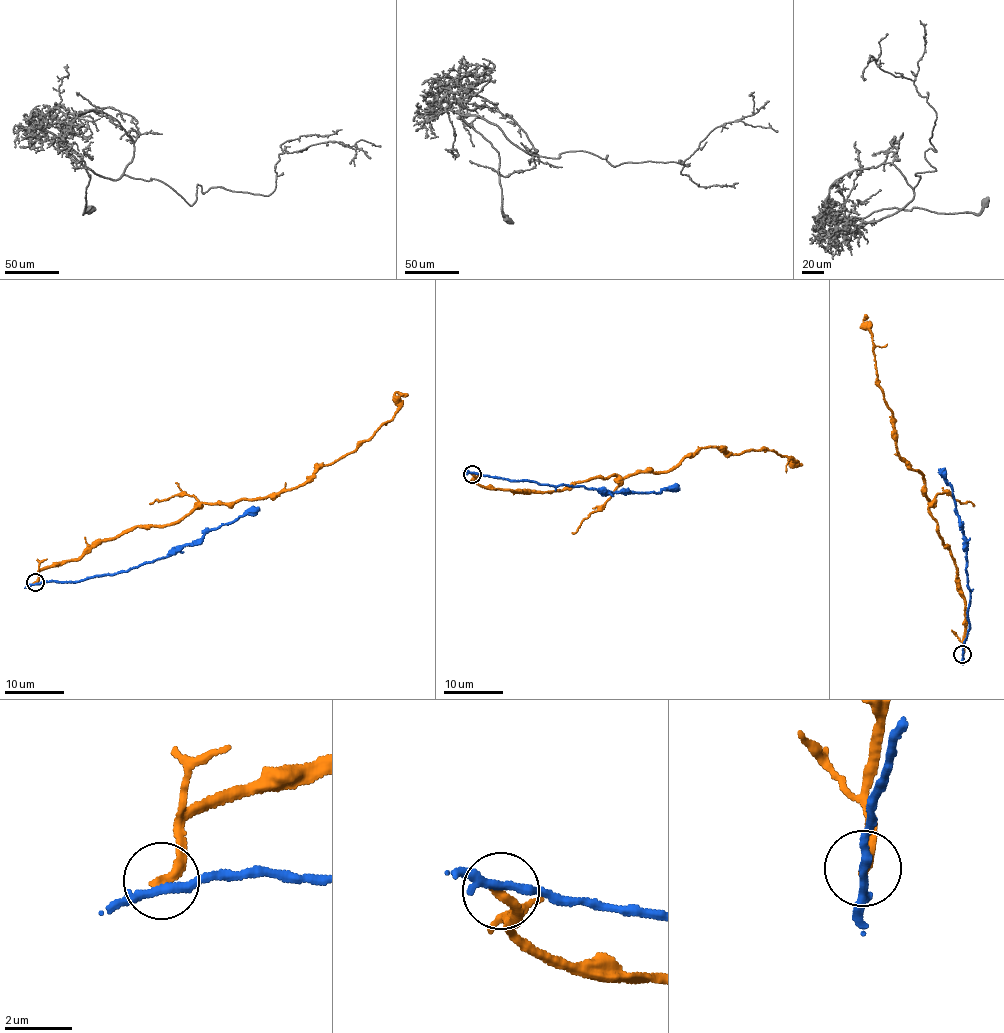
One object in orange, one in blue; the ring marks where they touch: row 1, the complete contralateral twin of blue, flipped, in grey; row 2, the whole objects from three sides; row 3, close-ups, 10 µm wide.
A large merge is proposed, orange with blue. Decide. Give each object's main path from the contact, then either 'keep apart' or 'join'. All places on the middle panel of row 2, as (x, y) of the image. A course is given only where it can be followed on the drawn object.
orange via (472, 473), (485, 486), (547, 491), (597, 478), (667, 473), (710, 447), (729, 454), (769, 450), (802, 465) | blue via (472, 473), (614, 492), (659, 492), (678, 484) | keep apart

